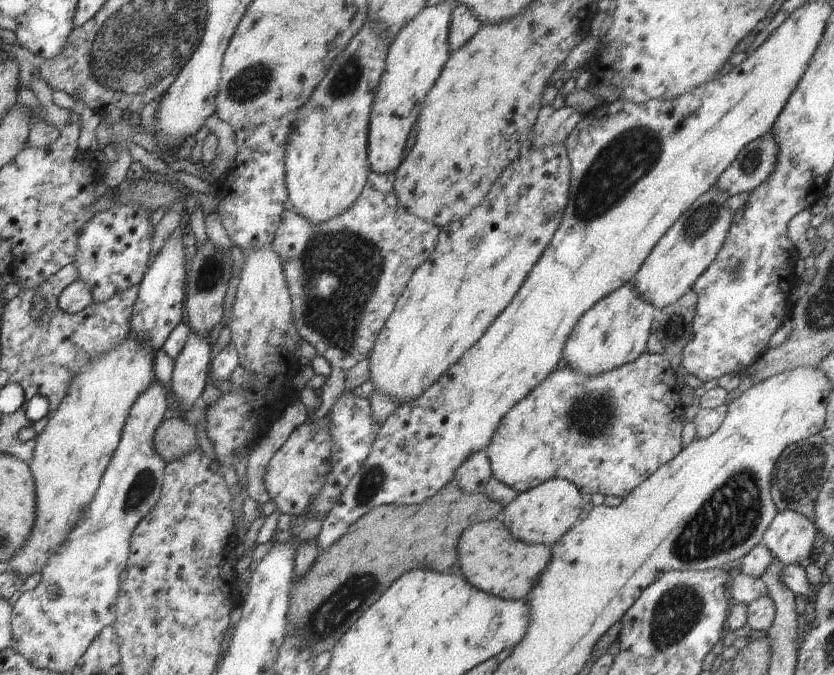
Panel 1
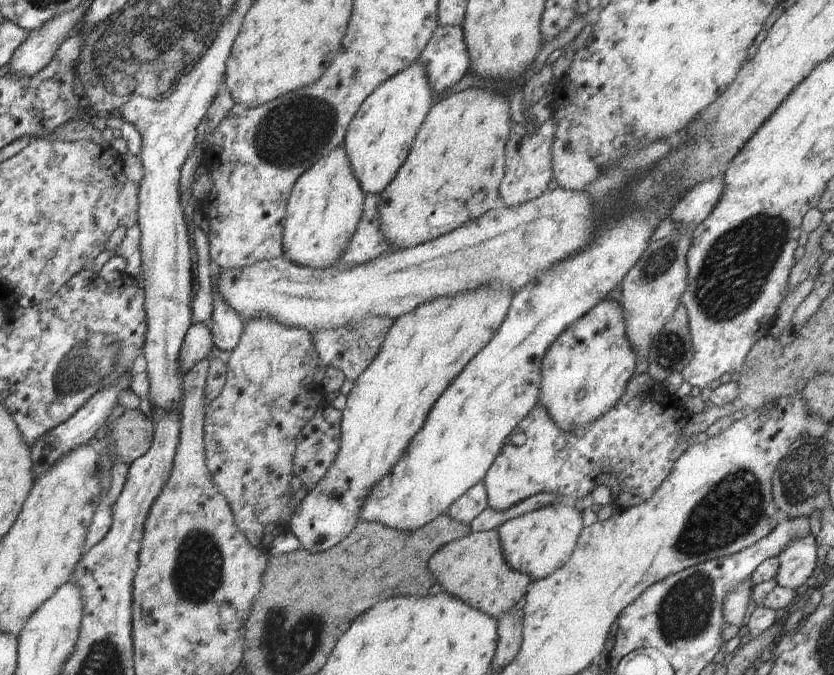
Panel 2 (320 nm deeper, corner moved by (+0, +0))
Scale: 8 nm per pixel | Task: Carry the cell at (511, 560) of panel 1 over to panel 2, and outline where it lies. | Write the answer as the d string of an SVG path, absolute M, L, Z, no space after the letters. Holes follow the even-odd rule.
M497 529L471 532L465 537L445 544L431 556L427 567L444 593L459 598L468 606L493 617L514 609L532 584L528 575L508 566L501 551Z

